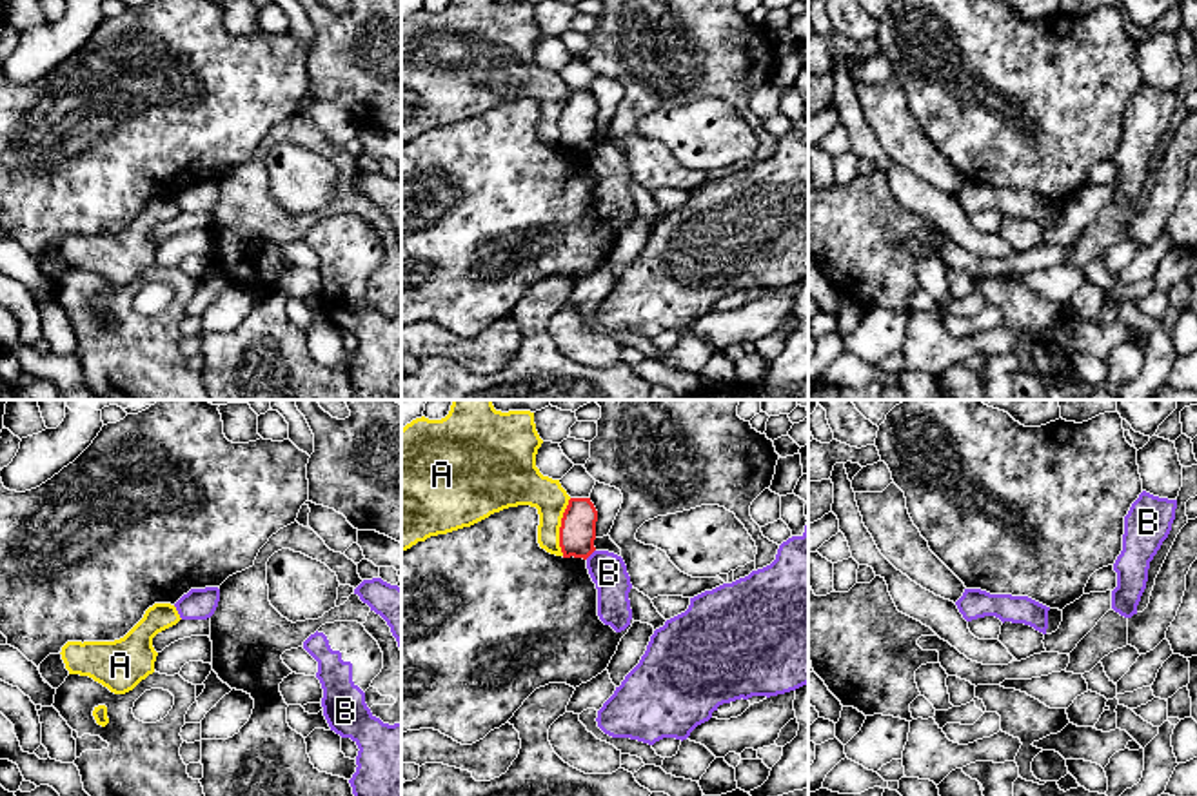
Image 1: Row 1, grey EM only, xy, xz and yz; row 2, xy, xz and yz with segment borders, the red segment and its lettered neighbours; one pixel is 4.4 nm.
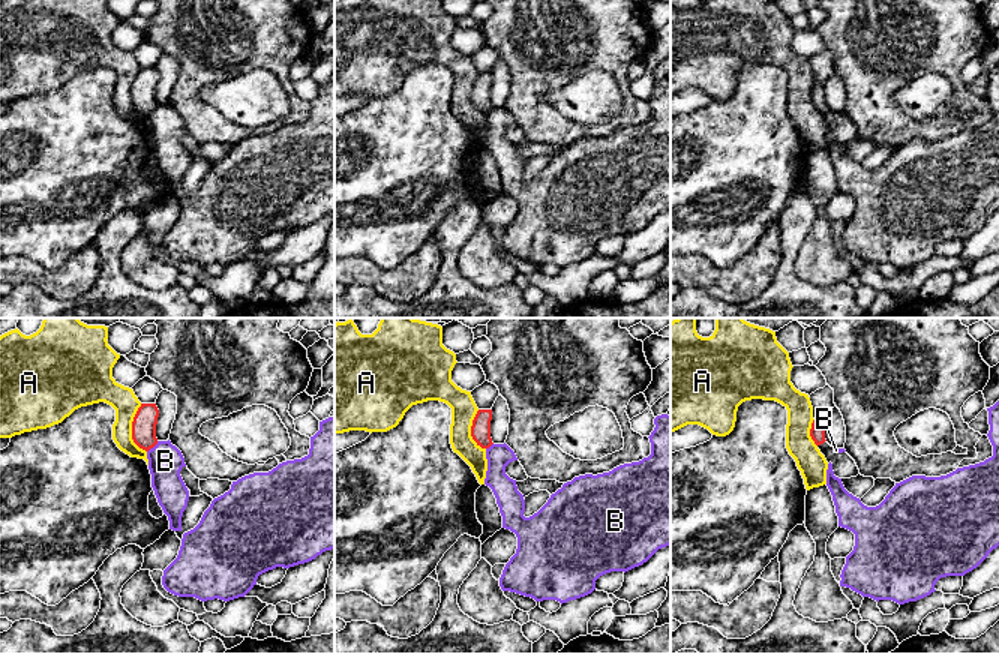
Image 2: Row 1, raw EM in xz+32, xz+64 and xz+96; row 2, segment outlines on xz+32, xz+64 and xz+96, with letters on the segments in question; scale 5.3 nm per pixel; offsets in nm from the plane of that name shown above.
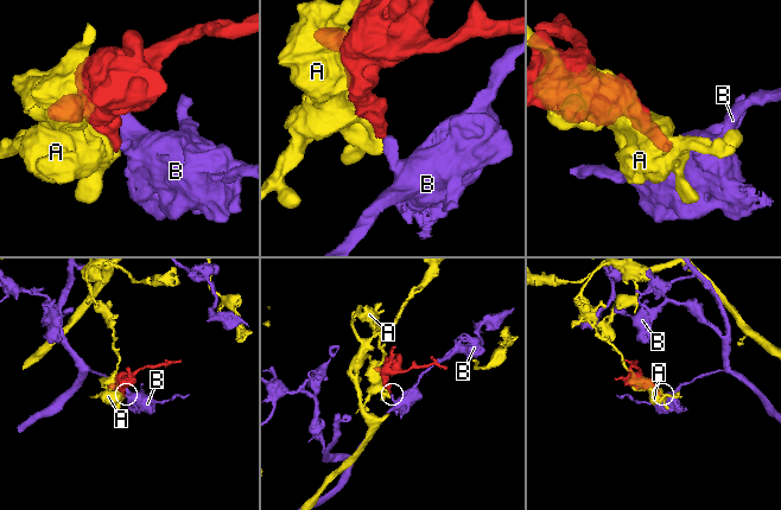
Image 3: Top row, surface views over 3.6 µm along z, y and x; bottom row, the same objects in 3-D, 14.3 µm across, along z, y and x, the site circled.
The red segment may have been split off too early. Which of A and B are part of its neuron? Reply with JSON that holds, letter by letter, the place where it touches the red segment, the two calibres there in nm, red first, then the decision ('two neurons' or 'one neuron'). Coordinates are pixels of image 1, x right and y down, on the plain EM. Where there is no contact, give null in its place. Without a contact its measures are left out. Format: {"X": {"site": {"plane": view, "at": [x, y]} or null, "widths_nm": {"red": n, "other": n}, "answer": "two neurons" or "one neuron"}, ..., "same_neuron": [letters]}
{"A": {"site": {"plane": "xz", "at": [560, 120]}, "widths_nm": {"red": 160, "other": 180}, "answer": "two neurons"}, "B": {"site": {"plane": "xz", "at": [589, 148]}, "widths_nm": {"red": 160, "other": 160}, "answer": "two neurons"}, "same_neuron": []}

